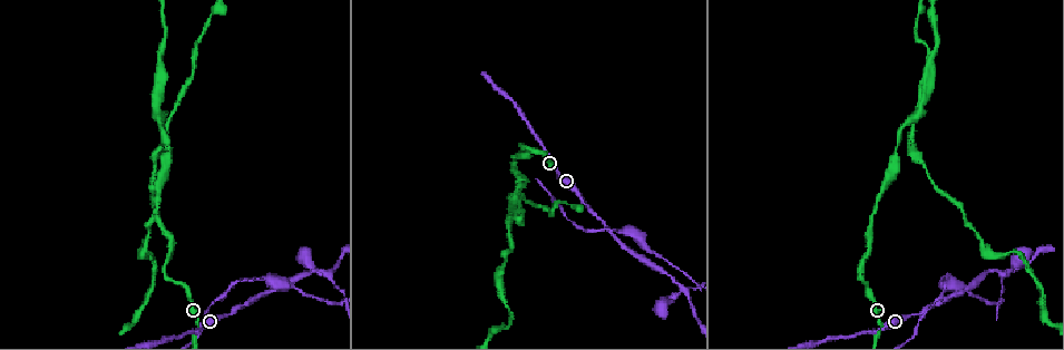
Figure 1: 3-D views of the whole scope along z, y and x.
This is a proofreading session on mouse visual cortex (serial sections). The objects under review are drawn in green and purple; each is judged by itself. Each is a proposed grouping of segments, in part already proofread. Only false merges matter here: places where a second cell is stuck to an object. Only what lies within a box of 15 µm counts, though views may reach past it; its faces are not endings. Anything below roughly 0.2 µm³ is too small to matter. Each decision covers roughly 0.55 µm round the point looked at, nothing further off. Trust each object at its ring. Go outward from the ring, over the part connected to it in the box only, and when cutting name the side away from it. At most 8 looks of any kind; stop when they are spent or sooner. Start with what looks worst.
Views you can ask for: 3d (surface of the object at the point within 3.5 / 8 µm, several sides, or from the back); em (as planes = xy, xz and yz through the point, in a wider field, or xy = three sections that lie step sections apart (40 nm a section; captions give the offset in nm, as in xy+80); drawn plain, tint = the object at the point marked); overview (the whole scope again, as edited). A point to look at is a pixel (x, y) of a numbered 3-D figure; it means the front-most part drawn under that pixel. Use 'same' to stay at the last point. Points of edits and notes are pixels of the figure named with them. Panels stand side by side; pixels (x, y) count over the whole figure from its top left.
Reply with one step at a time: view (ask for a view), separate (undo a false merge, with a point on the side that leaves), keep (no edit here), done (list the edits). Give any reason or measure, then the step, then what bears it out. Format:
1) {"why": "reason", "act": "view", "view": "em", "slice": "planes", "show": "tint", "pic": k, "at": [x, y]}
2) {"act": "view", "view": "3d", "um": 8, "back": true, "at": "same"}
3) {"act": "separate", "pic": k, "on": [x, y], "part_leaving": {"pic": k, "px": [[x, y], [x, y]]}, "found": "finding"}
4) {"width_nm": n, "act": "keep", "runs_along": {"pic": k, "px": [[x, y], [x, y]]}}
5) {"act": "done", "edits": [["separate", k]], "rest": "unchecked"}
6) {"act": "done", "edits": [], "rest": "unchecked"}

{"why": "looks like a crossing", "act": "view", "view": "3d", "um": 3.5, "pic": 1, "at": [1005, 276]}

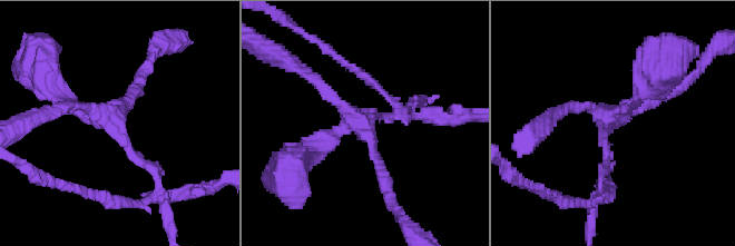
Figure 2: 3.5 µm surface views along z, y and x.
{"arms": 4, "arm_widths_nm": [150, 150, 150, 150], "act": "view", "view": "em", "slice": "xy", "step": 1, "show": "tint", "pic": 2, "at": [609, 116]}

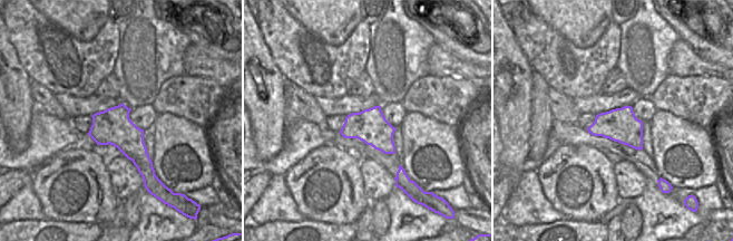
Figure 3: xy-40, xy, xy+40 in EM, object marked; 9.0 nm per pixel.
{"act": "separate", "pic": 2, "on": [398, 112], "part_leaving": {"pic": 2, "px": [[118, 131], [158, 179], [158, 193], [135, 203]]}, "found": "a second cell is stuck on"}

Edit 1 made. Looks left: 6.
{"why": "sharp bend", "act": "view", "view": "3d", "um": 3.5, "pic": 1, "at": [861, 275]}

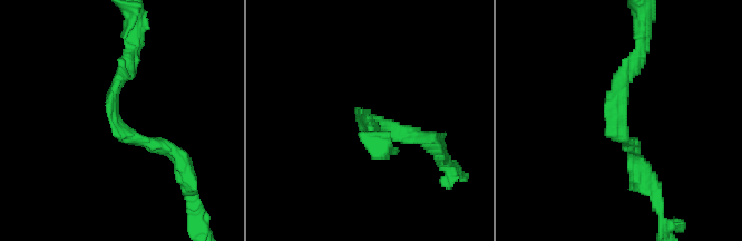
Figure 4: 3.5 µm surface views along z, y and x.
{"arm_widths_nm": [200, 200], "act": "view", "view": "em", "slice": "xy", "step": 1, "show": "tint", "pic": 4, "at": [112, 117]}

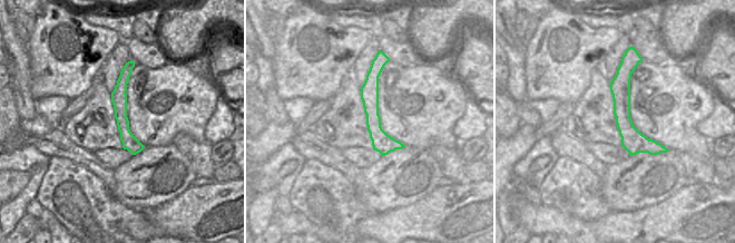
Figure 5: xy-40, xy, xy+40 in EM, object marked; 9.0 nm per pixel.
{"act": "keep", "runs_along": {"pic": 4, "px": [[172, 150], [114, 122], [132, 50]]}, "found": "one cell here"}

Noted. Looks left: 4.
{"why": "sharp bend", "act": "view", "view": "3d", "um": 8, "back": true, "pic": 1, "at": [158, 123]}

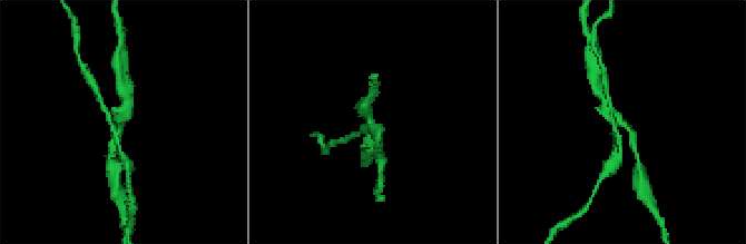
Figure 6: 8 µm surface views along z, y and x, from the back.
{"act": "view", "view": "3d", "um": 3.5, "back": true, "pic": 6, "at": [120, 120]}

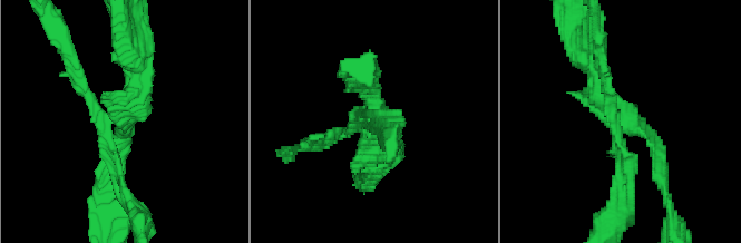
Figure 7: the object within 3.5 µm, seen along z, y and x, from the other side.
{"why": "shape alone is not enough", "act": "view", "view": "em", "slice": "xy", "step": 2, "show": "tint", "pic": 7, "at": [127, 119]}

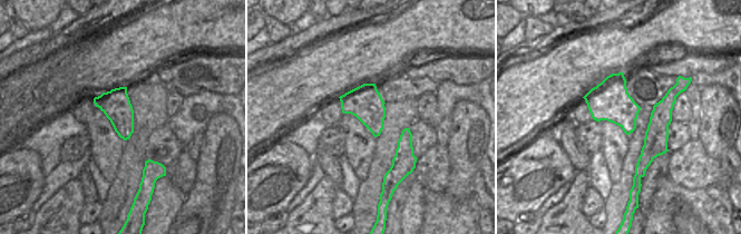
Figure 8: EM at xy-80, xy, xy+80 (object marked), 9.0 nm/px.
{"width_nm": 300, "act": "separate", "pic": 7, "on": [352, 117], "part_leaving": {"pic": 7, "px": [[613, 128], [630, 191], [610, 221]]}, "found": "a second cell is stuck on"}

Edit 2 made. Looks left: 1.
{"act": "done", "edits": [["separate", 2], ["separate", 7]], "rest": "unchecked"}

